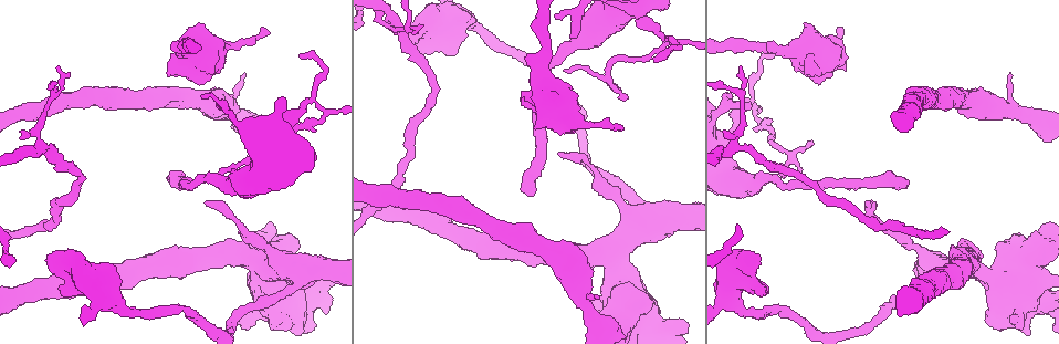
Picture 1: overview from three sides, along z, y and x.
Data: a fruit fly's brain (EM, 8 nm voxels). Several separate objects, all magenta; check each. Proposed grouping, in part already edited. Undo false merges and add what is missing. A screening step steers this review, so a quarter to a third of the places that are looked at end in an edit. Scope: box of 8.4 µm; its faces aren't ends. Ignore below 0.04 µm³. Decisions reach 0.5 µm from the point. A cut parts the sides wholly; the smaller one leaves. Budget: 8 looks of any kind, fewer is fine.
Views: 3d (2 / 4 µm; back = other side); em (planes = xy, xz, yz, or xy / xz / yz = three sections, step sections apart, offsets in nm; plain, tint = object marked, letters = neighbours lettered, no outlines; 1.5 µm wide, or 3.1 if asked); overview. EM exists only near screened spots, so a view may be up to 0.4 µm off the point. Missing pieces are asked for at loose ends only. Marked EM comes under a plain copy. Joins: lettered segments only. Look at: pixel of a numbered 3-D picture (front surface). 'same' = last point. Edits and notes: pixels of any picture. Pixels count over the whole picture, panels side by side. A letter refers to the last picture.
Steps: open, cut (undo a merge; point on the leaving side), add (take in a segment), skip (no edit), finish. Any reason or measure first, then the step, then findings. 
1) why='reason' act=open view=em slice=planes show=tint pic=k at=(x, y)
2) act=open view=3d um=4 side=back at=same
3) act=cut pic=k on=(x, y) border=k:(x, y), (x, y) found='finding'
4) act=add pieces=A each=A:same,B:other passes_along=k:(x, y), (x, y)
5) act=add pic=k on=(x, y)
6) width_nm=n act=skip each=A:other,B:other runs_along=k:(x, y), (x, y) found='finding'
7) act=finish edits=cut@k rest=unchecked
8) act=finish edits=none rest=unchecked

act=open view=em slice=xz step=8 show=tint pic=1 at=(640, 15)

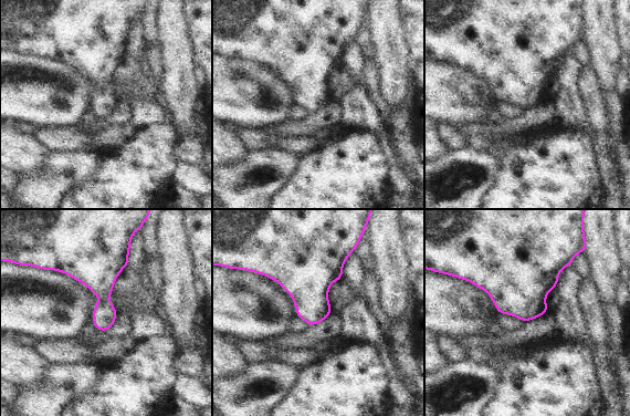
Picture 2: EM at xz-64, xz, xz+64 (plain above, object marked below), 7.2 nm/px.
why='another direction' act=open view=em slice=planes show=letters at=same

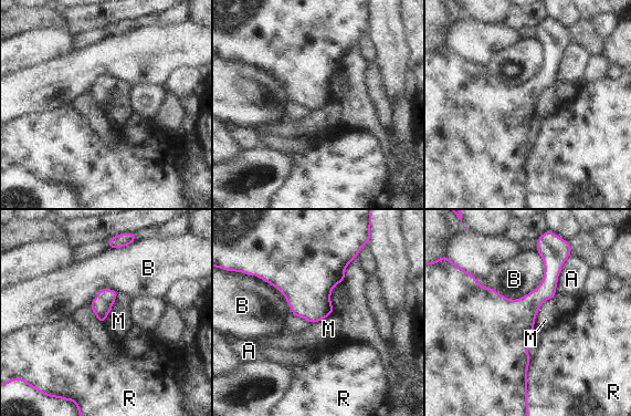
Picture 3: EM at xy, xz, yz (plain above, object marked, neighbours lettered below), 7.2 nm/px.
act=skip each=A:other,B:other,M:other,R:other border=3:(549, 299), (538, 309), (533, 329) found='continuous, no second neuron'

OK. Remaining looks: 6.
why='free end' act=open view=em slice=planes show=tint pic=1 at=(178, 186)

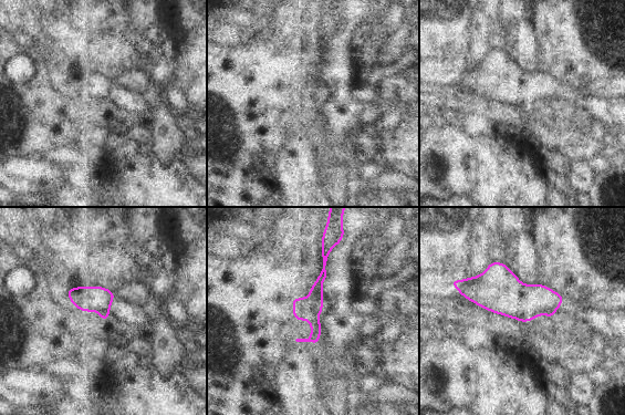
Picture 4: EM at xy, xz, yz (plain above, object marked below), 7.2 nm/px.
act=open view=em slice=planes show=letters at=same

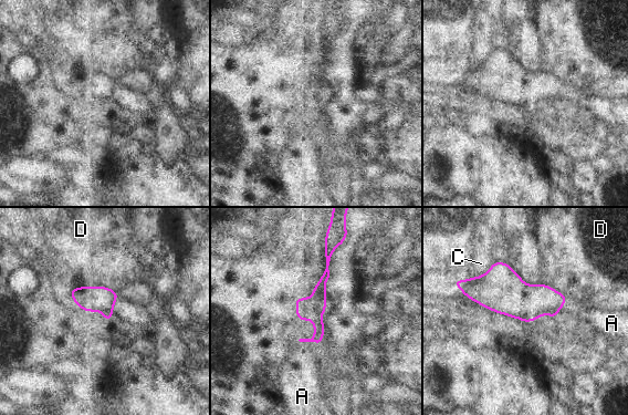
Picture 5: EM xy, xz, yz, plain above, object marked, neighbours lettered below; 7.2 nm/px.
act=add pieces=A each=A:same,C:other,D:other found='the neuron continues'

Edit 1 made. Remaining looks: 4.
why='see it whole again' act=open view=overview

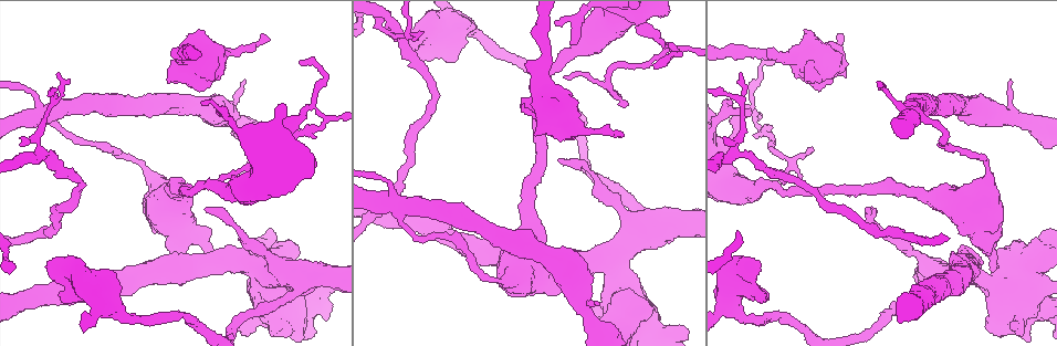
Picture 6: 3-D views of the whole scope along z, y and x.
why='an open end' act=open view=em slice=xz step=4 show=letters pic=6 at=(521, 111)

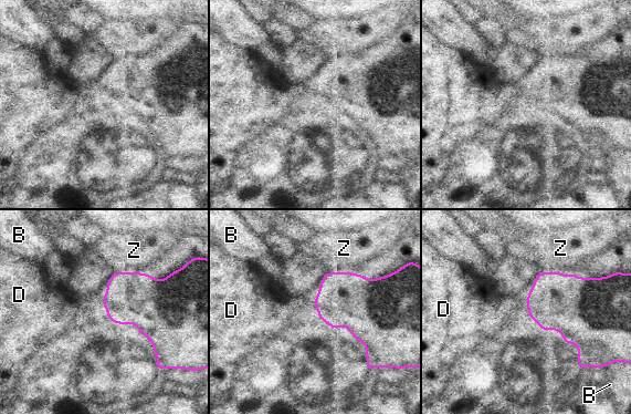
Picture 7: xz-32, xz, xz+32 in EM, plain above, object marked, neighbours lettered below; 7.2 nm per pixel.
width_nm=240 act=skip each=B:other,D:other,Z:other border=7:(525, 299), (526, 307) found='no lettered segment goes on from it'

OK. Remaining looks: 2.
act=finish edits=add@5 rest=unchecked

